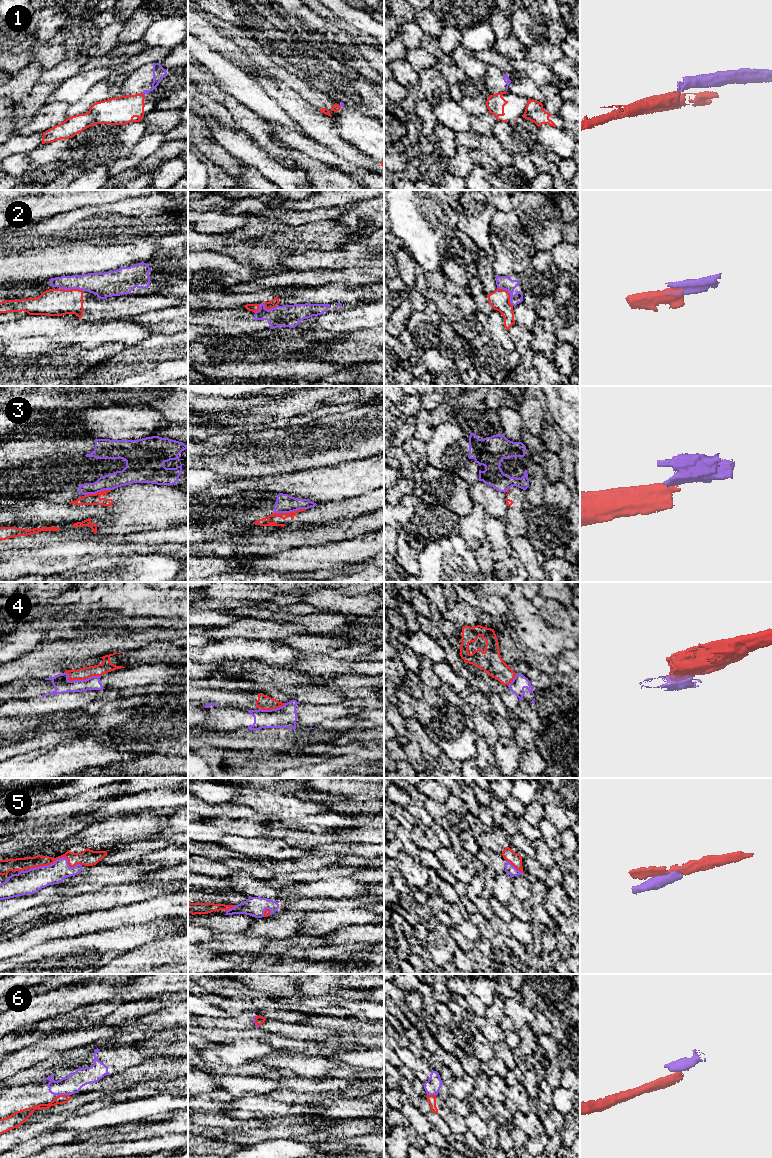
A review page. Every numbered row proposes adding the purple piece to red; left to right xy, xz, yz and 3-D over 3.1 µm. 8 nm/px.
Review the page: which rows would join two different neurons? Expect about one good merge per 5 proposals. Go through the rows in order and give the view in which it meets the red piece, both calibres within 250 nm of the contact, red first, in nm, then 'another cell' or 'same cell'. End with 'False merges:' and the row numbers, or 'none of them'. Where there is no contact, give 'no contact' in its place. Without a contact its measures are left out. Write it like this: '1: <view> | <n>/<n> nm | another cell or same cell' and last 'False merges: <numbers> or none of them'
1: xy | 220/100 nm | another cell
2: yz | 160/110 nm | another cell
3: xz | 60/150 nm | another cell
4: xy | 100/130 nm | another cell
5: xy | 120/190 nm | same cell
6: xy | 80/150 nm | another cell
False merges: 1, 2, 3, 4, 6

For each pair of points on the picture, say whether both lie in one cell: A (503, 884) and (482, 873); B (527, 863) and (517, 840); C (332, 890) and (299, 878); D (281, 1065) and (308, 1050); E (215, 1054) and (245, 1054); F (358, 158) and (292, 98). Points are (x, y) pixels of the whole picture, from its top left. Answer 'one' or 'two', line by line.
A: one
B: two
C: one
D: two
E: one
F: one

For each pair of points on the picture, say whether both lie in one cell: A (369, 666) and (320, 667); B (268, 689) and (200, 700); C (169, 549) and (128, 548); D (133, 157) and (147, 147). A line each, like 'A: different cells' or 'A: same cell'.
A: same cell
B: same cell
C: same cell
D: same cell

